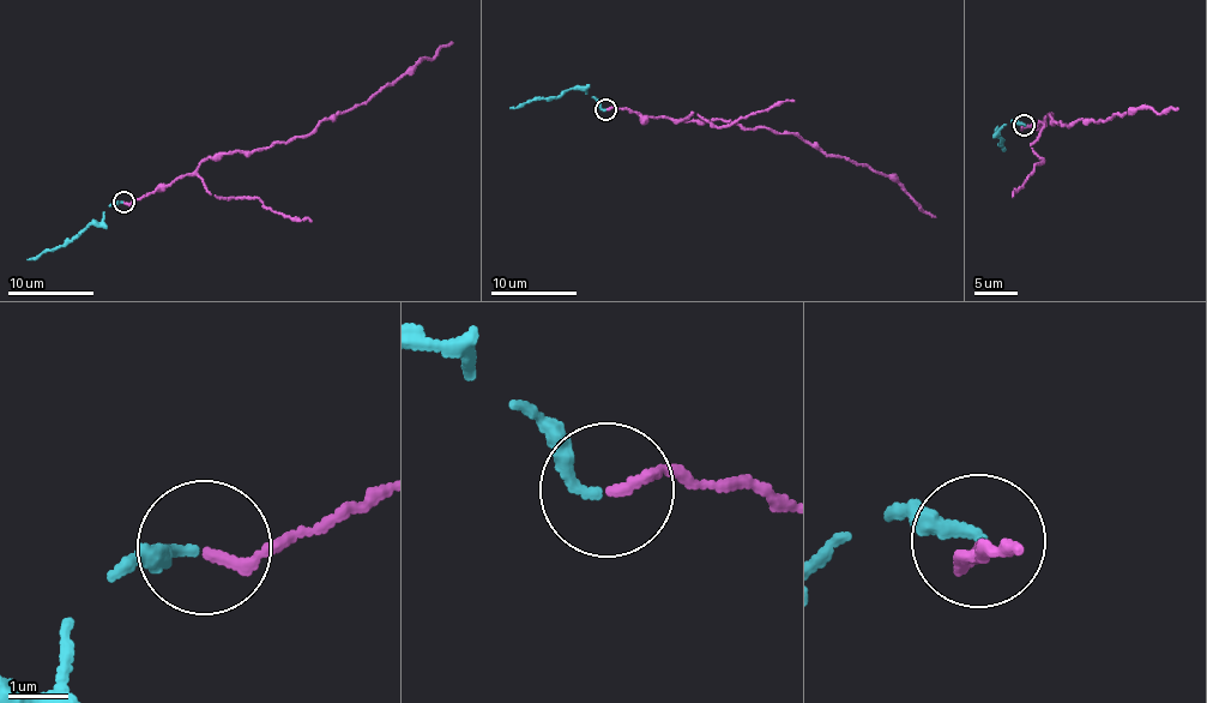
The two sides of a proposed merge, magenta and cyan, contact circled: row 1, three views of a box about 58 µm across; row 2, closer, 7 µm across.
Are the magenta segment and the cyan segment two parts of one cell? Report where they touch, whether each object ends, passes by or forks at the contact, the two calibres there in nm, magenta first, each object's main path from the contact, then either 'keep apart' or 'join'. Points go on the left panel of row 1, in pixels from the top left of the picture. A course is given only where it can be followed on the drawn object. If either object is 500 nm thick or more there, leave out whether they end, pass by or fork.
(124, 202) | magenta ends | cyan ends | 180/200 nm | magenta via (124, 202), (134, 202), (189, 175), (209, 156), (311, 134), (321, 121), (362, 104), (453, 43) | cyan via (121, 202), (110, 204), (101, 223), (90, 223), (64, 245), (43, 251), (28, 260) | join

